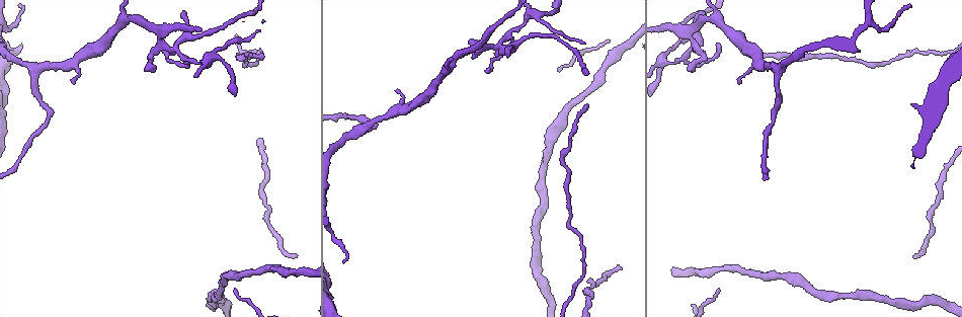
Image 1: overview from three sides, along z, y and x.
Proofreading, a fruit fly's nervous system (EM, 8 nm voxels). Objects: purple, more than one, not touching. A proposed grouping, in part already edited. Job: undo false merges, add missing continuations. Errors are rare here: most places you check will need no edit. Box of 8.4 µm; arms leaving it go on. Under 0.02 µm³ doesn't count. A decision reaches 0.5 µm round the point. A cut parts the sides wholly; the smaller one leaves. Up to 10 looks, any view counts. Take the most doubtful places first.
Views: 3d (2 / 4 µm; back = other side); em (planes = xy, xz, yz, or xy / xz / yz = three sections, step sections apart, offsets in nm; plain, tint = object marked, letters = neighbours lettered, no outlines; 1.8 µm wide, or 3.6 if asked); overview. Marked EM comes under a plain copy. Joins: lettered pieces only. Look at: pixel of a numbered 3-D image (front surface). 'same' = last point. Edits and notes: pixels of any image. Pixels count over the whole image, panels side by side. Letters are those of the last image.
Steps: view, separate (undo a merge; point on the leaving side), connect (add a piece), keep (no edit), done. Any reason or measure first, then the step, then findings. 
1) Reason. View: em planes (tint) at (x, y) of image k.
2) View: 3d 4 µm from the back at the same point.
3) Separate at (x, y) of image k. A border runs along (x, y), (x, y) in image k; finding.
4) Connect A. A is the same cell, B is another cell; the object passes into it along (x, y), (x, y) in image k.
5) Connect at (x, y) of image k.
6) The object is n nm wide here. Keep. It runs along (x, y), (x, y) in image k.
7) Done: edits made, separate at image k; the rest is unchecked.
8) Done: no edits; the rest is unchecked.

Four arms meet. View: 3d 2 µm at (500, 43) of image 1.

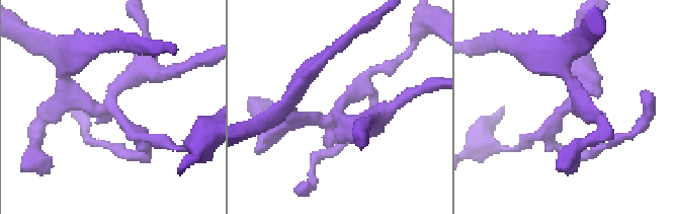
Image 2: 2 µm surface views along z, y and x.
View: em planes (tint) at (108, 107) of image 2.

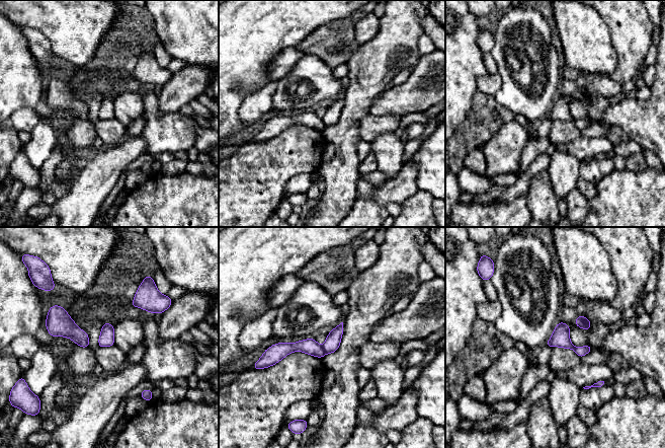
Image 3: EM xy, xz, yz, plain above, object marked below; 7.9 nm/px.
View: em planes (letters) at the same point.

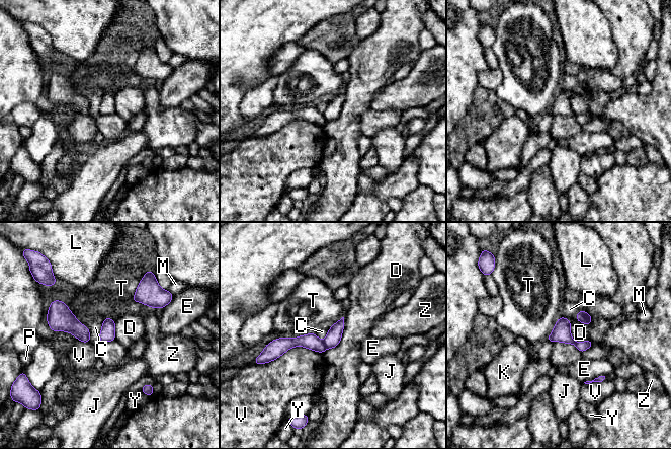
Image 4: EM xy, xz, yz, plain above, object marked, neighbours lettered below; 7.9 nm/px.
The object is 120 nm wide here. Separate at (333, 338) of image 4. C, D, E, J, K, L, M, P, T, V, Y and Z are other cells; a border runs along (323, 342), (326, 348) in image 4; two neurons meet here.

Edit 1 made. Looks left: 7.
View: overview.

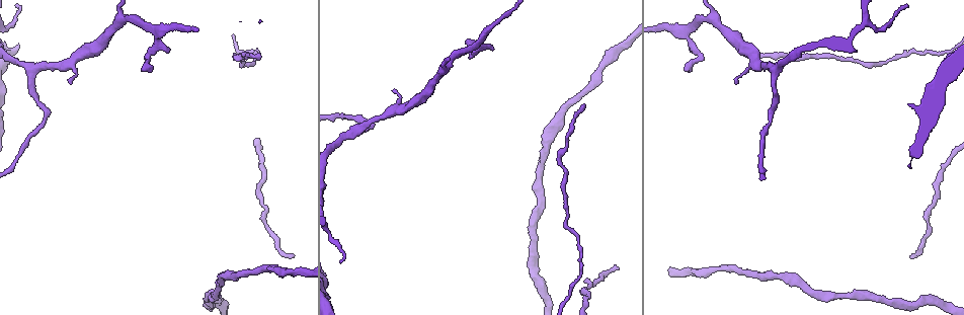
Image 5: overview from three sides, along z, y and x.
Branch stops here. View: em xy step 4 (tint) at (71, 83) of image 5.

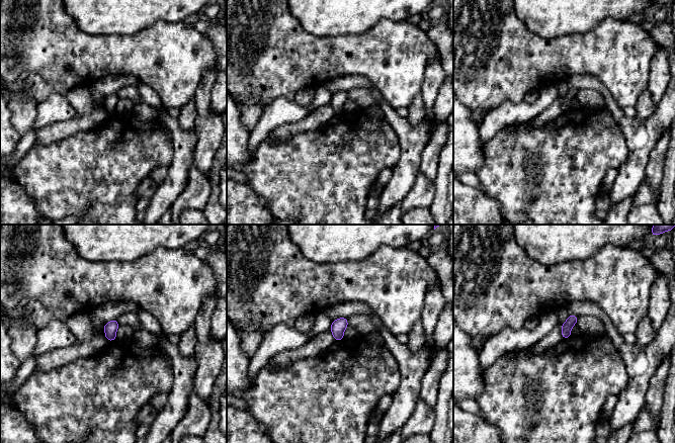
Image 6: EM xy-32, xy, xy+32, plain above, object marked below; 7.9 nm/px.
View: em yz step 4 (letters) at the same point.

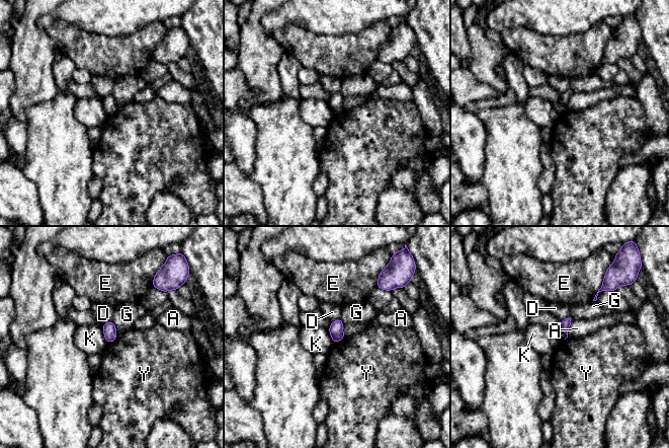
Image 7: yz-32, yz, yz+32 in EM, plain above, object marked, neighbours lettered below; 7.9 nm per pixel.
Keep. A, D, E, G, K and Y are other cells; a border runs along (344, 337), (333, 343) in image 7; none of them fits.

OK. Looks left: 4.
A narrow waist. View: 3d 4 µm at (273, 268) of image 5.

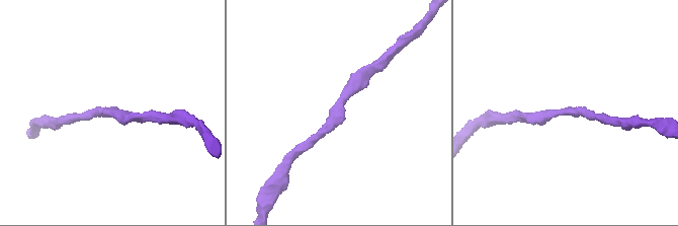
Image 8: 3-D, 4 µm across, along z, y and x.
View: em xz step 8 (tint) at (337, 106) of image 8.

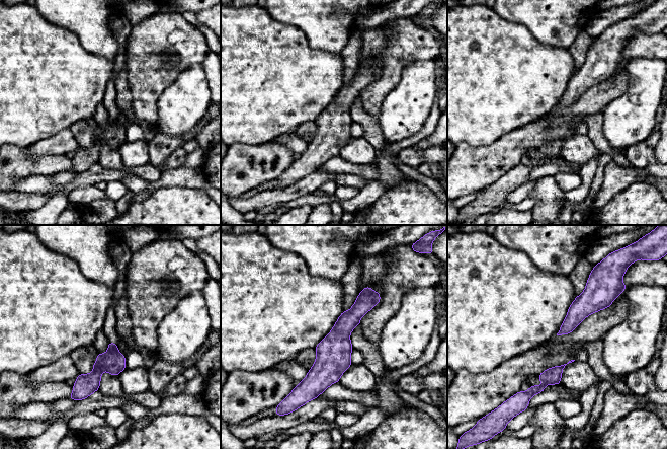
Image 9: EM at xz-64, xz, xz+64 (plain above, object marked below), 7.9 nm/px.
Another direction. View: em planes (letters) at the same point.

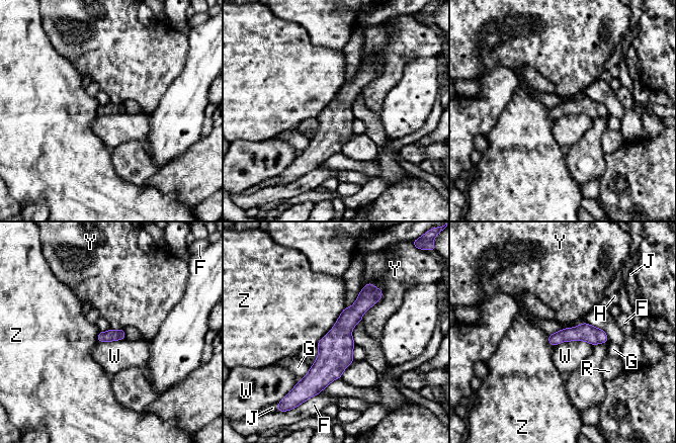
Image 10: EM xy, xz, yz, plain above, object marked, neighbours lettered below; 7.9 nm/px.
The object is 100 nm wide here. Keep. F, G, H, J, R, W, Y and Z are other cells; it runs along (369, 285), (315, 391) in image 10; all the same neuron.

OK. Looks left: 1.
Done: edits made, separate at image 4; the rest is unchecked.

